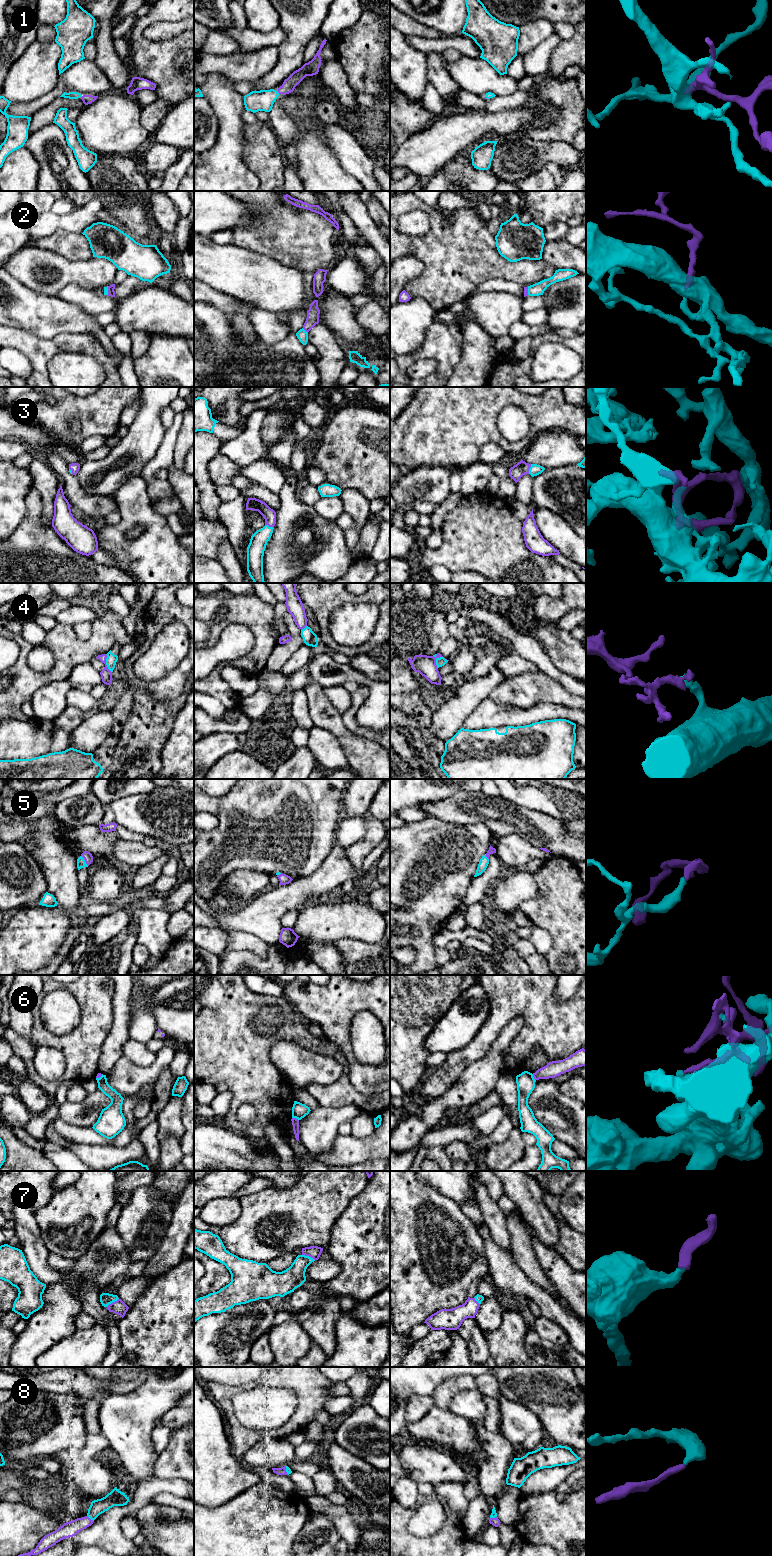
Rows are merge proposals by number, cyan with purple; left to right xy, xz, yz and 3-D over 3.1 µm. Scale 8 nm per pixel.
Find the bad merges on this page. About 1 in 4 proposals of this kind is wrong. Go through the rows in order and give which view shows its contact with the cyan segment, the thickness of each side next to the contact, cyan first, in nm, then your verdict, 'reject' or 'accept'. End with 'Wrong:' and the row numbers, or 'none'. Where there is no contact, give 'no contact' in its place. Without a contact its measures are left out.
1: xz | 170/110 nm | accept
2: xz | 90/100 nm | accept
3: yz | 90/110 nm | accept
4: yz | 70/160 nm | reject
5: xy | 70/70 nm | accept
6: xz | 120/60 nm | reject
7: xz | 180/100 nm | accept
8: xy | 120/130 nm | accept
Wrong: 4, 6

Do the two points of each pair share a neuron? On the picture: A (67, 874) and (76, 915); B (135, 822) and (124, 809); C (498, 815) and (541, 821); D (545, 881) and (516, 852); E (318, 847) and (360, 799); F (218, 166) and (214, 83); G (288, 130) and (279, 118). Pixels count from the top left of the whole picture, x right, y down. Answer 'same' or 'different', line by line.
A: same
B: same
C: same
D: different
E: different
F: same
G: same

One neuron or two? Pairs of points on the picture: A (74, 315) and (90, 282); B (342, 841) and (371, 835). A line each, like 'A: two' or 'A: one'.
A: two
B: two

